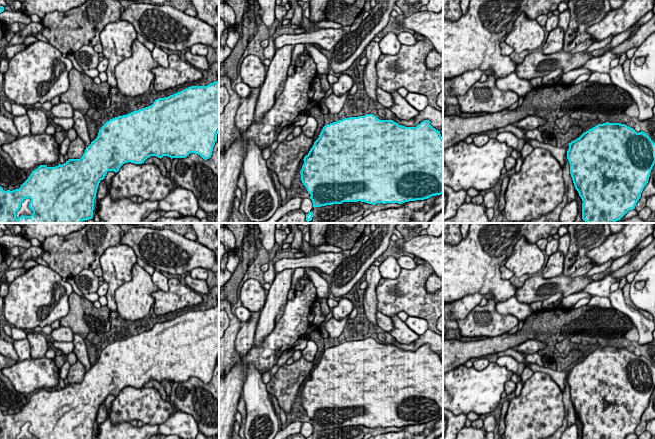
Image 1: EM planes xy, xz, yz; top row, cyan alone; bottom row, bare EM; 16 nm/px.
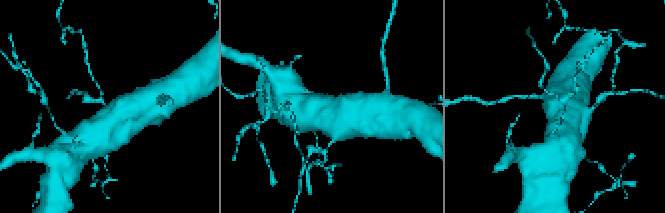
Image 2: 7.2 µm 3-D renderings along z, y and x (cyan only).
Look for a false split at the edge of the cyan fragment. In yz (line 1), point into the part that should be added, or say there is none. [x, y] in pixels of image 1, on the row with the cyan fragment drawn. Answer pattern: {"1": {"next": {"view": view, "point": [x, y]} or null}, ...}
{"1": {"next": null}}

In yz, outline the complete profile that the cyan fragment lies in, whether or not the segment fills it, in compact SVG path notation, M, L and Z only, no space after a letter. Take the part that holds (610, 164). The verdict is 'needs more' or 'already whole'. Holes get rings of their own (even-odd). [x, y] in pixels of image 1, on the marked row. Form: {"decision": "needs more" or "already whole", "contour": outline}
{"decision": "already whole", "contour": "M606 122L596 125L569 143L567 159L575 189L583 201L582 219L586 223L615 223L629 210L635 209L640 199L655 164L655 143L642 131L637 133L625 124Z"}

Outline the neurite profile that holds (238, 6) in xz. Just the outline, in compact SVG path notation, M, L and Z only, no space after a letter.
M224 0L235 12L236 20L234 29L237 29L243 21L243 14L245 12L246 4L248 0Z

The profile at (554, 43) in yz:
M557 27L549 32L545 44L542 48L542 53L549 55L562 51L564 43L564 31L562 28Z

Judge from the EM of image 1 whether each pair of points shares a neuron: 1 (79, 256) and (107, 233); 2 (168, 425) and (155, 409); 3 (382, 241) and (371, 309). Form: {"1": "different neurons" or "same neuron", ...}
{"1": "same neuron", "2": "different neurons", "3": "different neurons"}

